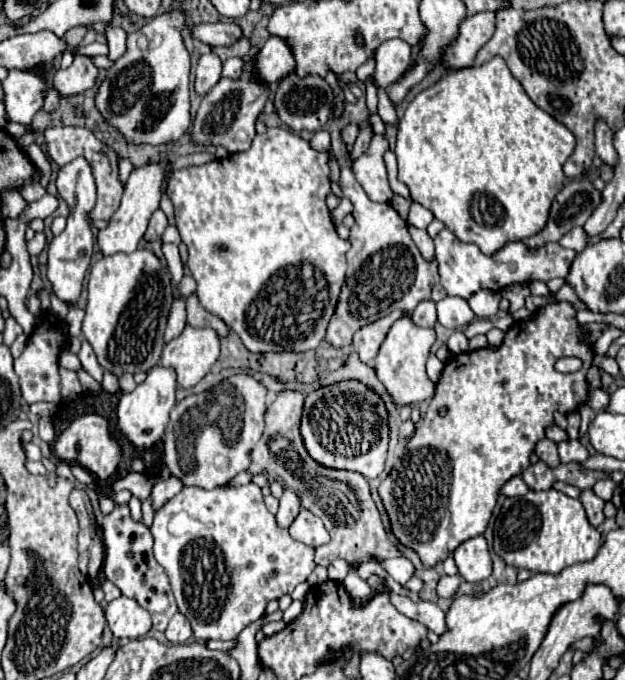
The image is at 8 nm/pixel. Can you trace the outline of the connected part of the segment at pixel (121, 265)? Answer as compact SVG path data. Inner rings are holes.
M149 250L103 256L89 272L87 290L89 302L81 332L103 370L121 378L123 374L149 372L157 366L165 346L163 330L173 302L167 266Z

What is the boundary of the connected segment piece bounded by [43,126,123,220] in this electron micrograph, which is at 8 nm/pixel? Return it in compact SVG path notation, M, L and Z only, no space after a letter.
M59 126L59 128L47 128L43 132L45 142L47 142L47 156L55 162L55 164L67 164L71 160L75 160L77 156L83 156L89 164L91 164L91 172L95 178L95 186L97 186L97 202L95 208L91 210L89 218L91 220L109 220L115 210L119 208L121 202L121 194L123 194L123 186L119 182L117 176L117 156L115 152L107 150L89 128L79 128L79 126Z

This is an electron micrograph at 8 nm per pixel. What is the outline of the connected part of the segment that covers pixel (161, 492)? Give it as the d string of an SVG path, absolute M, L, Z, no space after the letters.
M169 478L169 480L155 482L155 486L151 490L151 506L153 506L153 510L157 512L163 504L167 504L181 490L183 490L183 484L177 478Z

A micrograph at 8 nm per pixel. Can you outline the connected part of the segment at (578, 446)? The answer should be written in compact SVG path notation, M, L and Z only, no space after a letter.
M565 440L559 442L559 456L561 462L585 462L589 458L589 452L579 440Z

